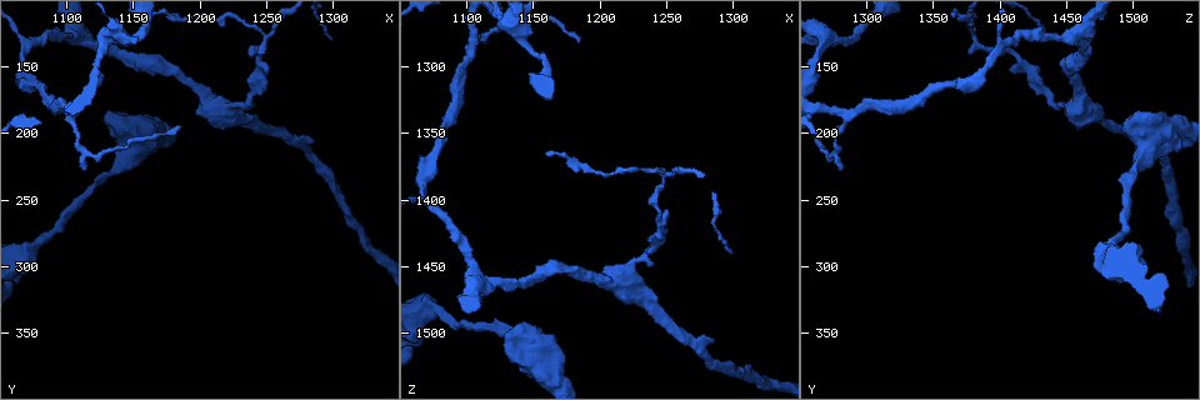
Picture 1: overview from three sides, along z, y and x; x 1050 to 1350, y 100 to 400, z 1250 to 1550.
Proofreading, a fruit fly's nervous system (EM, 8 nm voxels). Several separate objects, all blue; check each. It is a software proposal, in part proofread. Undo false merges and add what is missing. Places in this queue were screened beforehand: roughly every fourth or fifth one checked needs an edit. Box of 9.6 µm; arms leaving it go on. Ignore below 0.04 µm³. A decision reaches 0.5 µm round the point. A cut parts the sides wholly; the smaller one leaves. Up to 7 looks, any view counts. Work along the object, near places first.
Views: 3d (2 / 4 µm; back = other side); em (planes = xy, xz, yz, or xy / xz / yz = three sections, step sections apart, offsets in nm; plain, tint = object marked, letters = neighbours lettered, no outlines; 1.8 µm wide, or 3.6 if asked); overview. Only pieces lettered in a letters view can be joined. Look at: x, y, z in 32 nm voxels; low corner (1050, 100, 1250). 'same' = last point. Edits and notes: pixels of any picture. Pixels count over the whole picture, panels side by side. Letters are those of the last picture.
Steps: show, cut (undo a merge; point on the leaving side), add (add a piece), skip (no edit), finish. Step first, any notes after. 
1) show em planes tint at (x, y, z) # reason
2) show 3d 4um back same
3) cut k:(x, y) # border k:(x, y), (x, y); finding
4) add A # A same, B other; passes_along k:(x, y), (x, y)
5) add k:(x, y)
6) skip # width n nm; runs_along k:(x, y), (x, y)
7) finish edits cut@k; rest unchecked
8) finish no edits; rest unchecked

show em 3.6um planes letters at (1218, 178, 1452) # three arms meet

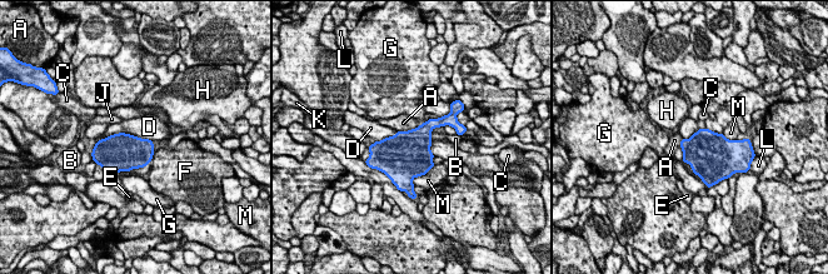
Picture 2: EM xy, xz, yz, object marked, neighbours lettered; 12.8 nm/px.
skip # width 440 nm; A other, B other, C other, D other, E other, F other, G other, H other, J other, K other, L other, M other; border 2:(151, 140), (114, 133), (96, 142); all the same neuron

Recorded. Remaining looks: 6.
show em 3.6um planes tint at (1108, 126, 1462) # narrows sharply

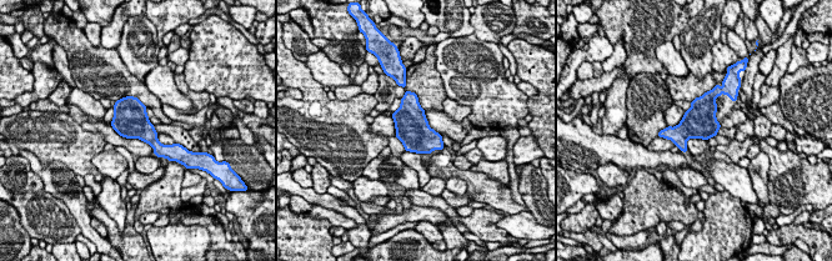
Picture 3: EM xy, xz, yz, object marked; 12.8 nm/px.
show em 3.6um planes letters same

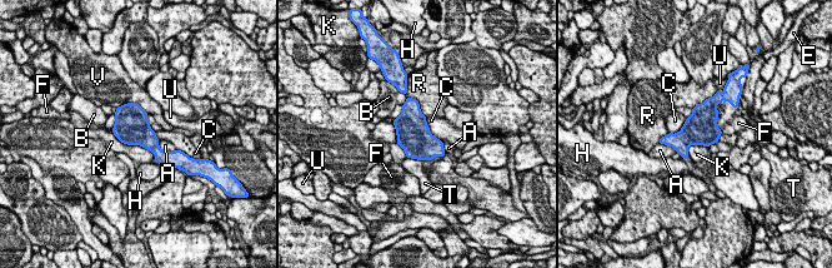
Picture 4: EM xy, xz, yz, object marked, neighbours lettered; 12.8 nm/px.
skip # width 420 nm; A other, B other, C other, E other, F other, H other, K other, R other, T other, U other, V other; border 4:(111, 132), (146, 148), (159, 163); one neuron here

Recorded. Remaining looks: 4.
show 3d 2um at (1134, 128, 1270) # sharp bend

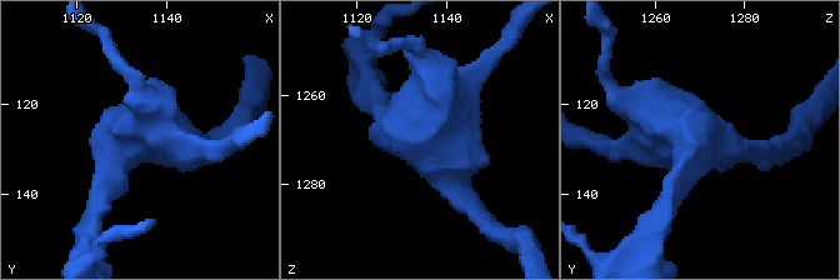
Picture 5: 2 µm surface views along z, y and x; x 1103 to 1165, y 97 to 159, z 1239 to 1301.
show em planes tint at (1134, 127, 1269) # need the tissue

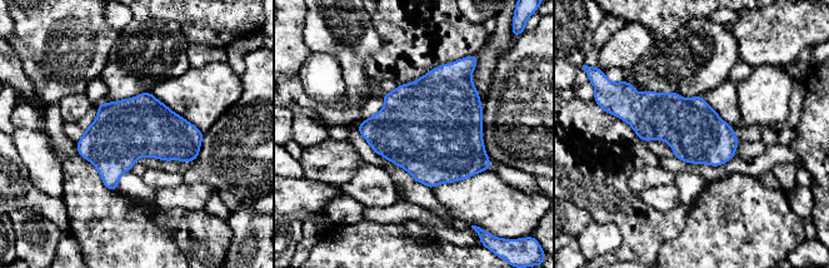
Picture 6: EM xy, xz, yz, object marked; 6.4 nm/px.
show em planes letters same

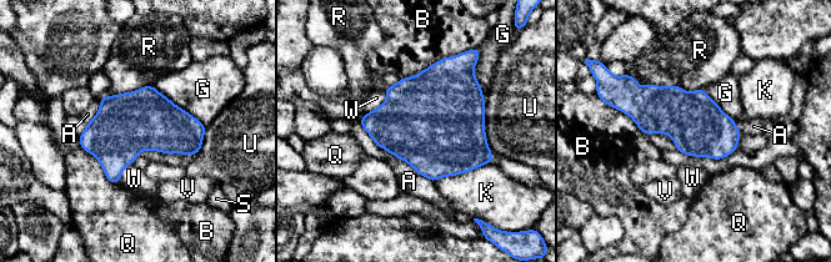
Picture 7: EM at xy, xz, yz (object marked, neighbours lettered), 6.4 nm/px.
skip # A other, B other, G other, K other, Q other, R other, S other, U other, V other, W other; one neuron here

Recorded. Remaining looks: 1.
finish no edits; rest unchecked

